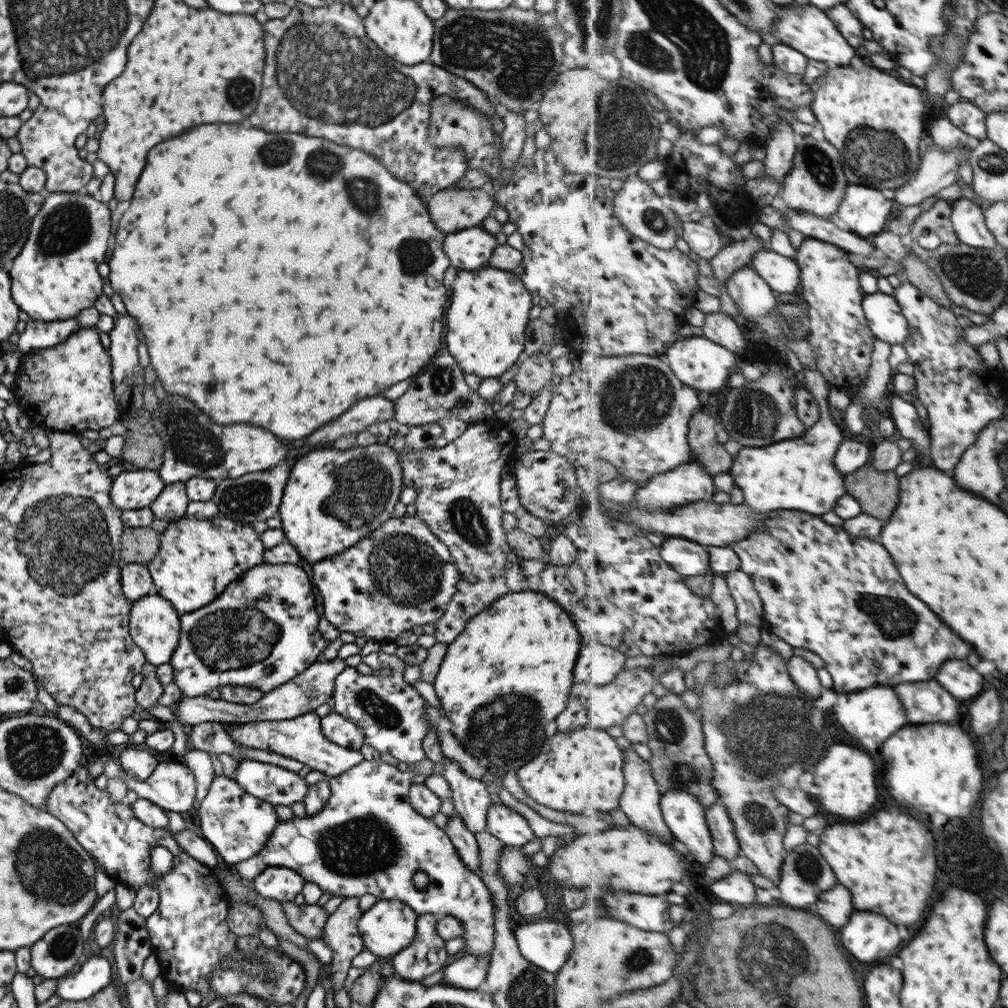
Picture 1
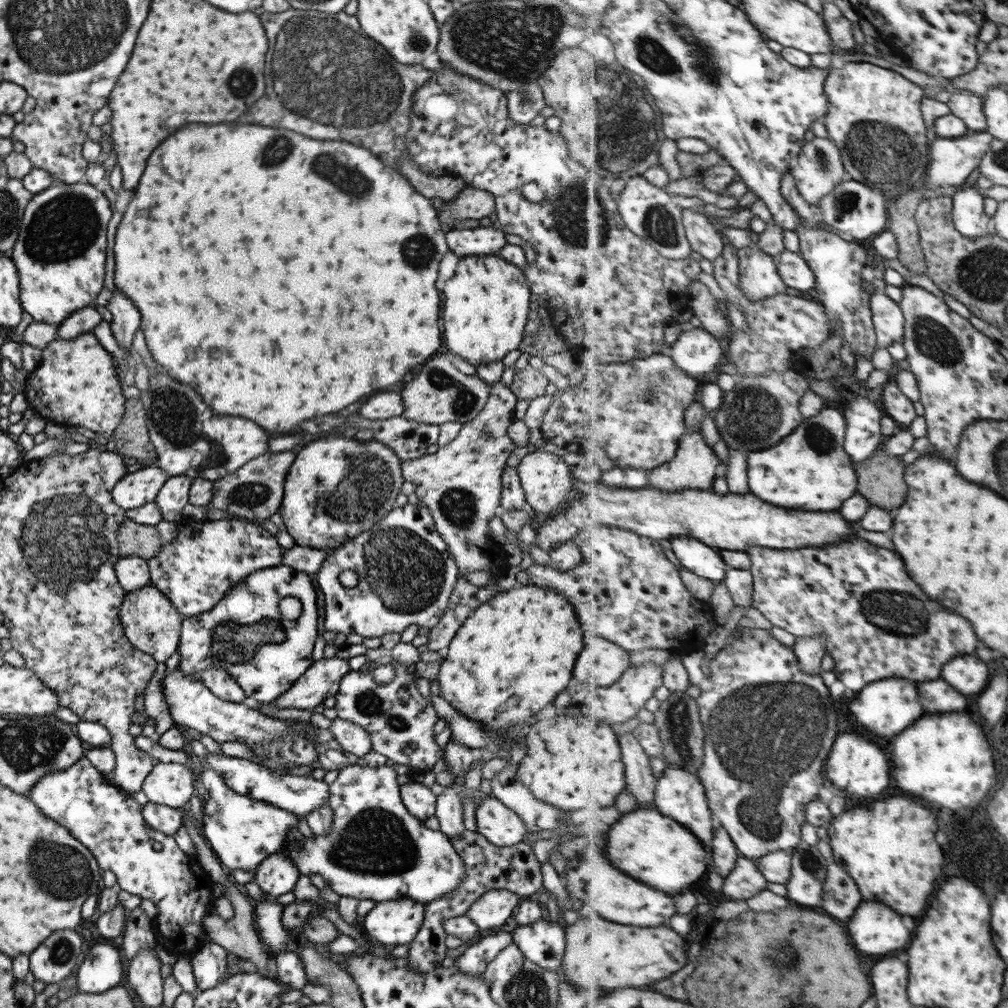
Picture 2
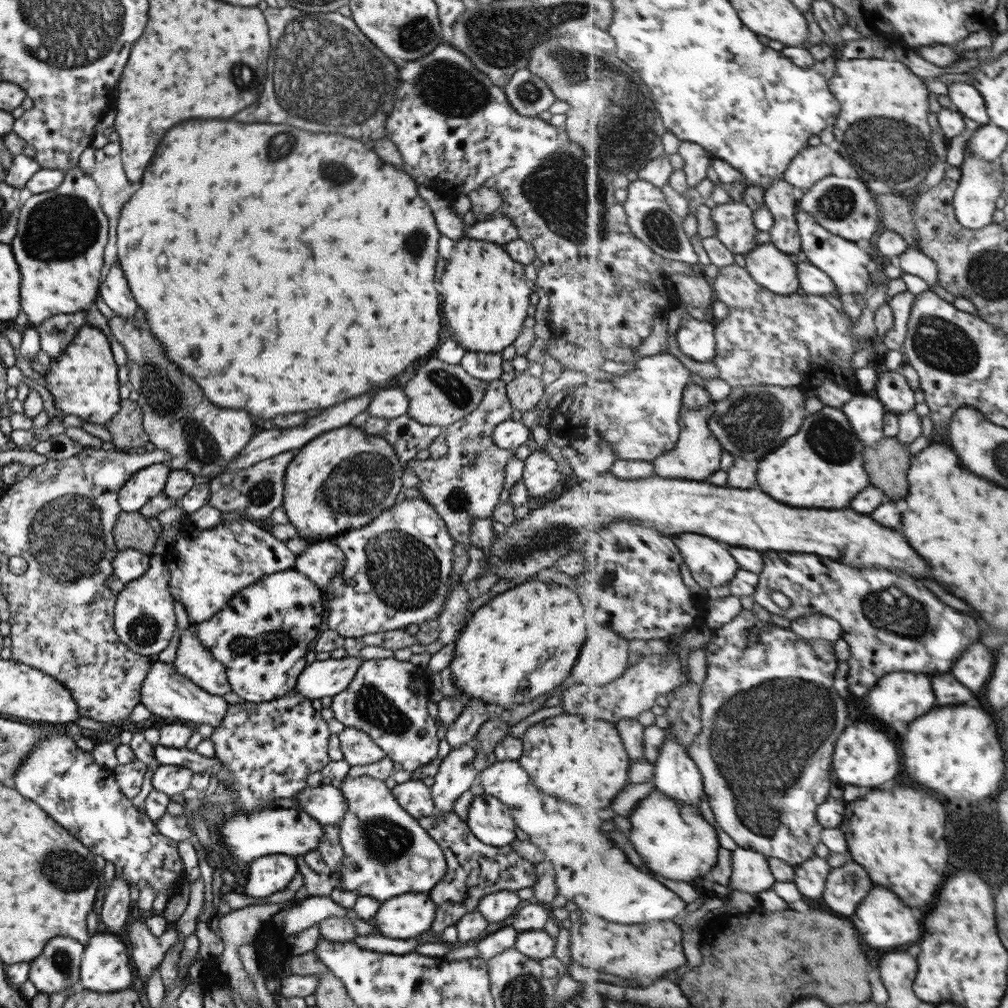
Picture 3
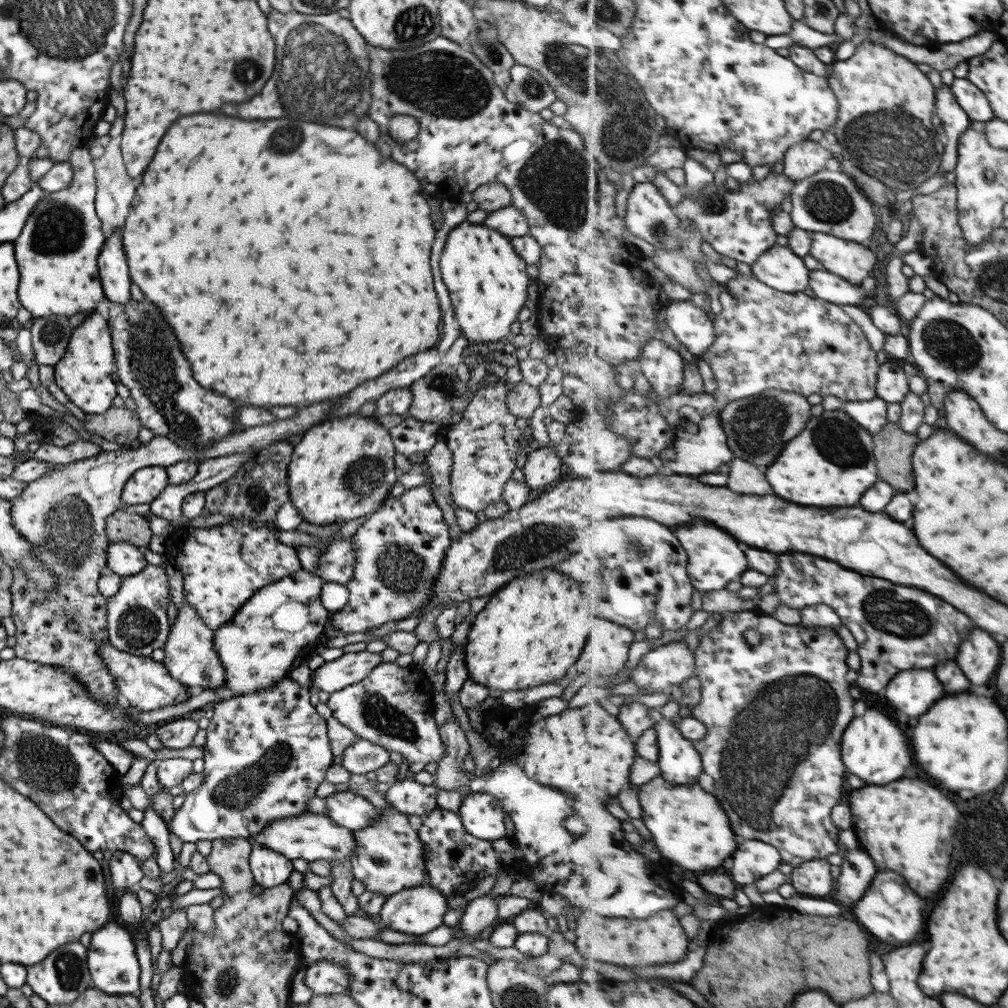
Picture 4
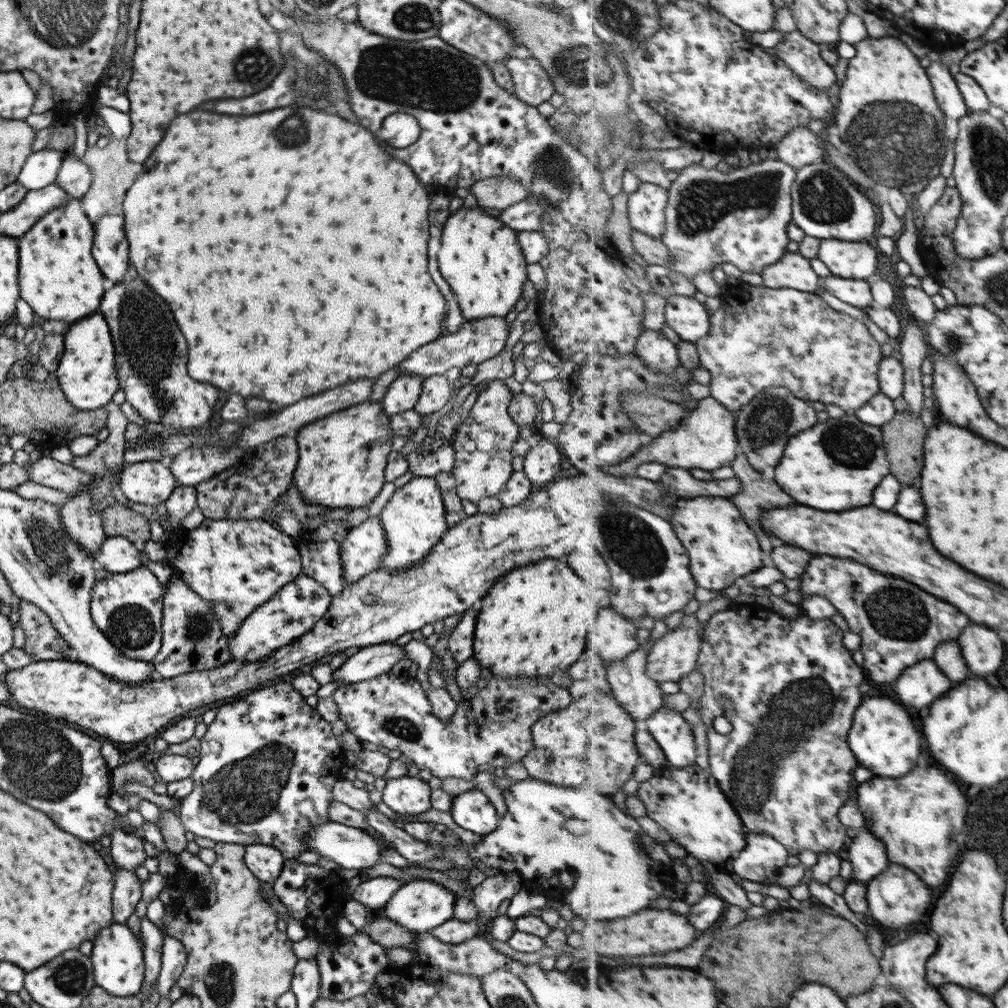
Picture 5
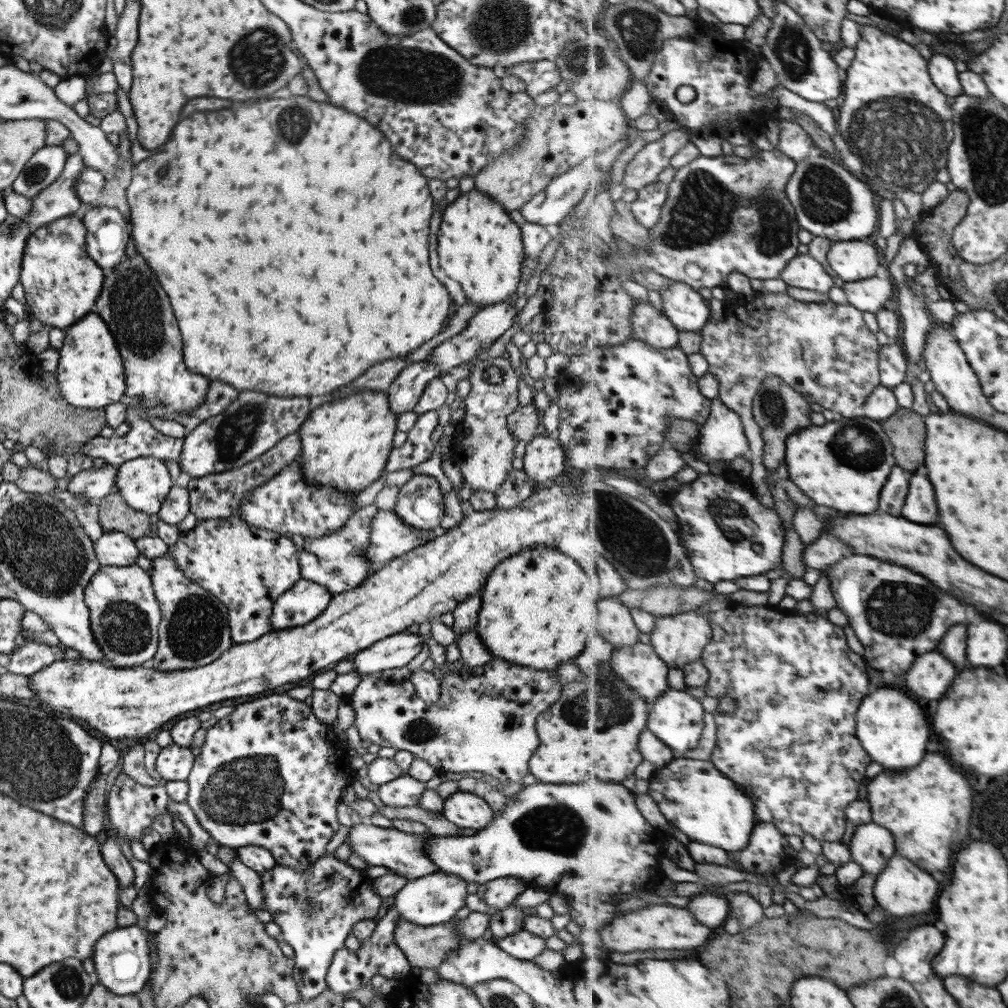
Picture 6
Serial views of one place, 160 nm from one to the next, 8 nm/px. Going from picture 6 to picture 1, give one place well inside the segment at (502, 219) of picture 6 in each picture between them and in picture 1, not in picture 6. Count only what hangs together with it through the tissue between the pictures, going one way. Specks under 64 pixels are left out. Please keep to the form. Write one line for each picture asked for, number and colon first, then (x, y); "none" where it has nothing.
1: (487, 313)
2: (485, 304)
3: (485, 295)
4: (487, 282)
5: (480, 259)

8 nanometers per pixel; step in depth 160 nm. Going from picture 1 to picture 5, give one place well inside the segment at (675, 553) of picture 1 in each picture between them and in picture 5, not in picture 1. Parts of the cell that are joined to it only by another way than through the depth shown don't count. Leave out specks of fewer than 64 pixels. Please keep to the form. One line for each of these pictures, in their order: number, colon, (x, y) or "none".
2: (699, 558)
3: (710, 561)
4: (715, 557)
5: (722, 546)

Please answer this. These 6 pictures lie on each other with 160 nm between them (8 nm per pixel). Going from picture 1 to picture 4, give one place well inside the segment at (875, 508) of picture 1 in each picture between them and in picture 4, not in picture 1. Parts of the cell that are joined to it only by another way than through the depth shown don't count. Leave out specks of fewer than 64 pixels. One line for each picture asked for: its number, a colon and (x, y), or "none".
2: (882, 478)
3: (888, 461)
4: (895, 448)

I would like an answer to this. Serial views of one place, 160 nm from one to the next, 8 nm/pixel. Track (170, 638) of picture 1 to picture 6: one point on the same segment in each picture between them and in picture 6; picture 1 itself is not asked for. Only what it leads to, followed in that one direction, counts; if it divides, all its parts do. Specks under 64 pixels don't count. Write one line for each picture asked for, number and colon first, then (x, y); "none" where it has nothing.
2: (151, 624)
3: (143, 620)
4: (136, 618)
5: (127, 608)
6: (123, 613)

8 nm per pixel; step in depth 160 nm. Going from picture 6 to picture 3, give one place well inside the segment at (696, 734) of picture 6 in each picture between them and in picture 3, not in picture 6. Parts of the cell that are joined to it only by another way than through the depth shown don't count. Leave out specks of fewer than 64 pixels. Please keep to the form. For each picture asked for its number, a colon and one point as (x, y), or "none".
3: (678, 775)
4: (681, 763)
5: (670, 729)

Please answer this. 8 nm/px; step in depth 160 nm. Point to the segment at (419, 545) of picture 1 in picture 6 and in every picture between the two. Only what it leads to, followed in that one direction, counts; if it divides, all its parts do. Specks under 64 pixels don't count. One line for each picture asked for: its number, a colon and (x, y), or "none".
2: (405, 574)
3: (395, 570)
4: (400, 548)
5: (413, 521)
6: (419, 504)

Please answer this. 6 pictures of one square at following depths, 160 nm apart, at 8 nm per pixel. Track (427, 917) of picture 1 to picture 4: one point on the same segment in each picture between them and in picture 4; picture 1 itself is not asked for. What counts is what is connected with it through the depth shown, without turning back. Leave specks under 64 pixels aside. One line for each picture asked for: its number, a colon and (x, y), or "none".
2: (487, 867)
3: (473, 870)
4: (461, 867)

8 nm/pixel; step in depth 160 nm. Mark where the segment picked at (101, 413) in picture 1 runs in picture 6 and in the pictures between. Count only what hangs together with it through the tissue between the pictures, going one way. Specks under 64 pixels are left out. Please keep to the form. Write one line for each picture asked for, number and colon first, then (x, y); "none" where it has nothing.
2: (75, 386)
3: (82, 381)
4: (84, 372)
5: (86, 374)
6: (89, 372)

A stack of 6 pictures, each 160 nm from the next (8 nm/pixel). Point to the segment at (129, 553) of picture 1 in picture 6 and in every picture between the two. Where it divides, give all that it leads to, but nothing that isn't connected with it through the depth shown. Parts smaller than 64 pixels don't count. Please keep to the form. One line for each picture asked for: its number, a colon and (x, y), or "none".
2: (139, 540)
3: (130, 531)
4: (122, 526)
5: (116, 520)
6: (113, 514)

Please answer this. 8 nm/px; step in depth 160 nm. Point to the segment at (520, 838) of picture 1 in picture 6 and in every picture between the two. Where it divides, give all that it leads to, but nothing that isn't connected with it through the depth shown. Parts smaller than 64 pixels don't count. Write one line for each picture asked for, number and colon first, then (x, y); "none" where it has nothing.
2: (500, 826)
3: (490, 821)
4: (481, 816)
5: (471, 810)
6: (465, 810)

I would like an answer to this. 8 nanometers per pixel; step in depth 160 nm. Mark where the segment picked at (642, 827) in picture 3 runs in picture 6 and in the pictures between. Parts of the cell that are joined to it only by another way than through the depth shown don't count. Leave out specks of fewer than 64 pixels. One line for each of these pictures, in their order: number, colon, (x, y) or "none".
4: (689, 826)
5: (688, 802)
6: (685, 789)

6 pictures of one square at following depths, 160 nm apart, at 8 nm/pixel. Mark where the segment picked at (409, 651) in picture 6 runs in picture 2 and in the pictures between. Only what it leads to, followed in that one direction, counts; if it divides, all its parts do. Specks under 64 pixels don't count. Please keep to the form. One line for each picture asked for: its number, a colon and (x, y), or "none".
2: (320, 680)
3: (320, 678)
4: (348, 669)
5: (368, 662)

